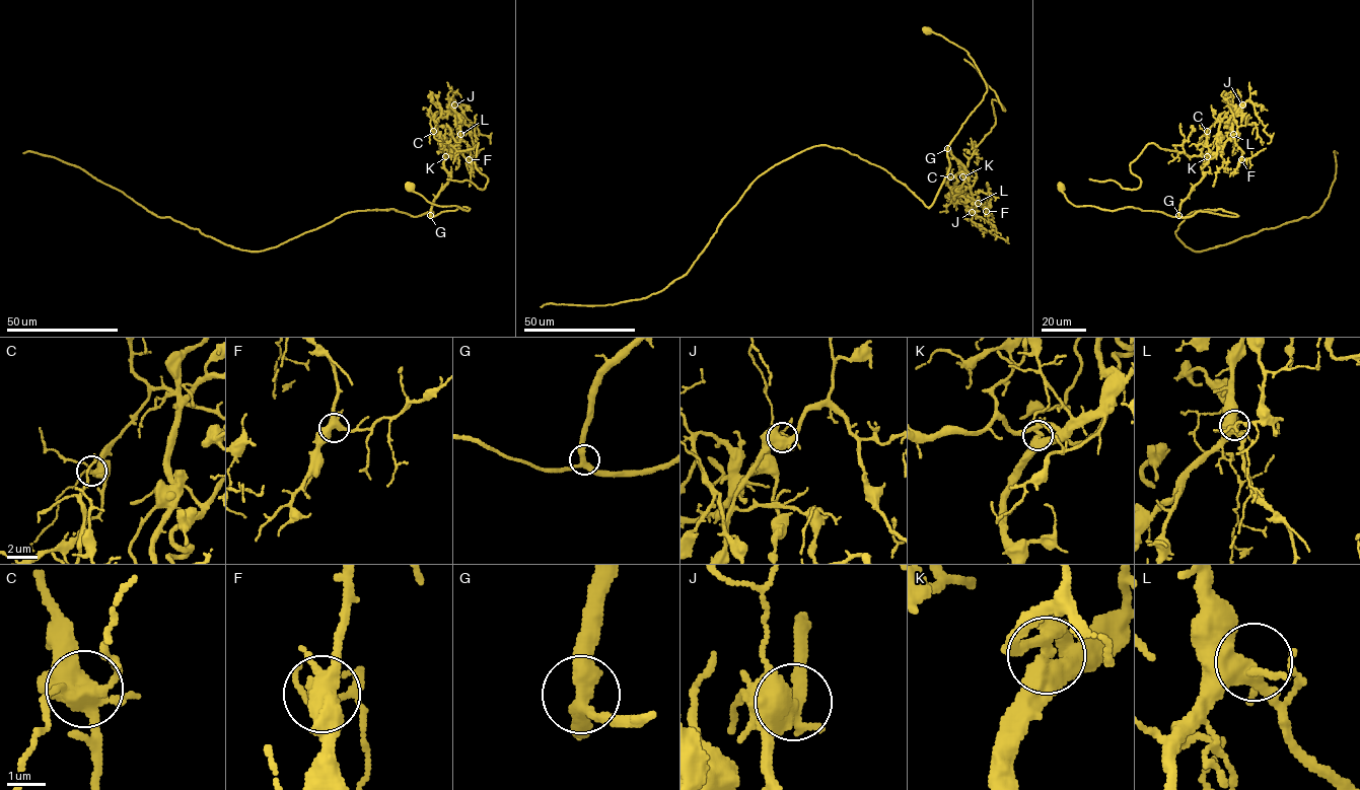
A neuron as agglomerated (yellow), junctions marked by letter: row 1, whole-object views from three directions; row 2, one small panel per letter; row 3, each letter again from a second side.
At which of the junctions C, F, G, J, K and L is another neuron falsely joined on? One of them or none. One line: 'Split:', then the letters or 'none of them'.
Split: K

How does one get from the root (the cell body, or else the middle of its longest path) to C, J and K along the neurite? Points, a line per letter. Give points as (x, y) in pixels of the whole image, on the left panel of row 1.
C: (410, 186), (432, 204), (470, 209), (430, 216), (432, 203), (450, 176), (444, 166), (446, 150), (433, 131)
J: (410, 186), (432, 204), (470, 209), (430, 216), (432, 203), (450, 176), (444, 160), (457, 136), (454, 104)
K: (410, 186), (432, 204), (468, 211), (462, 207), (430, 216), (432, 203), (450, 176), (444, 166), (445, 156)

